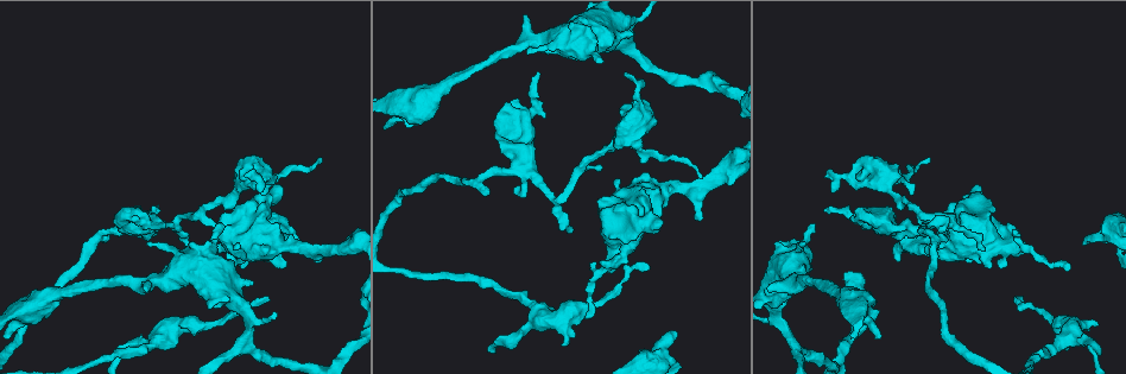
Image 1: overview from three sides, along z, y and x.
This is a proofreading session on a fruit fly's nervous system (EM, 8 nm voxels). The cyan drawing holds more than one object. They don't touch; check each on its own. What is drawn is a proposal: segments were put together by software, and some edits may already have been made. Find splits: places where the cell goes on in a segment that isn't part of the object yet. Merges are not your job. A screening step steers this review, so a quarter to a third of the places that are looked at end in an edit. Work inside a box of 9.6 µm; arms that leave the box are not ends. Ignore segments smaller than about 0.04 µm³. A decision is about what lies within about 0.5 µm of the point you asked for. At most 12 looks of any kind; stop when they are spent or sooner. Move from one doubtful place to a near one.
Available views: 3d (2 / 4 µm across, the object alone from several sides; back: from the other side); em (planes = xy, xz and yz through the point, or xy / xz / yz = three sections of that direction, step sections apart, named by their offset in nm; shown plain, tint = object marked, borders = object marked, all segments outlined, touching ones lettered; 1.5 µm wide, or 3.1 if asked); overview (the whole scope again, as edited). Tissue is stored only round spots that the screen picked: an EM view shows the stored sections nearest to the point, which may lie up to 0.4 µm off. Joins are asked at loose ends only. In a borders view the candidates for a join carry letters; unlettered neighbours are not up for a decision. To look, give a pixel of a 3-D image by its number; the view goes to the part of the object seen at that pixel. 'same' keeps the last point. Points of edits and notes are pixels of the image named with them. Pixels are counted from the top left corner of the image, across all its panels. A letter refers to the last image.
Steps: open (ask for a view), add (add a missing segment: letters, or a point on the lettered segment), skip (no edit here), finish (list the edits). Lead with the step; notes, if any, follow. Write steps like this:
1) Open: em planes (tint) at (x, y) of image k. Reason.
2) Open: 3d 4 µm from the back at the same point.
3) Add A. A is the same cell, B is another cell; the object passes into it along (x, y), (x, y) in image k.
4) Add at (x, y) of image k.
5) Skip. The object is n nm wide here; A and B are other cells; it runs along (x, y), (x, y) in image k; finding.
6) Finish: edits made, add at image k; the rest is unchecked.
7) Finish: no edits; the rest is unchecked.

Open: em planes (tint) at (674, 333) of image 1. Branch stops here.

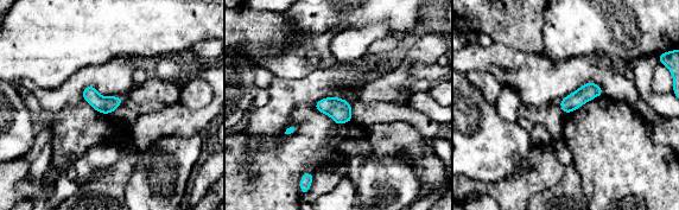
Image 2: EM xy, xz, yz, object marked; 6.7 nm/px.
Open: em planes (borders) at the same point. See the neighbours.

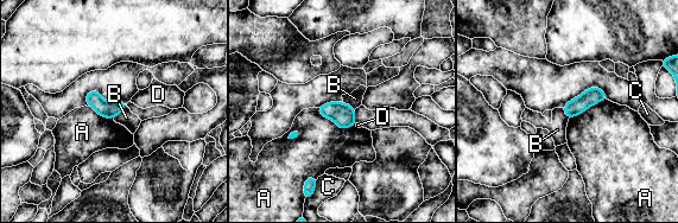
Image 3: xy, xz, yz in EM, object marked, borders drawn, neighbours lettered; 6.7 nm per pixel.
Skip. A, B, C and D are other cells; a border runs along (126, 106), (114, 119) in image 3; no lettered segment goes on from it.

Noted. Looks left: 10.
Open: em yz step 4 (borders) at (265, 194) of image 1. Branch stops here.

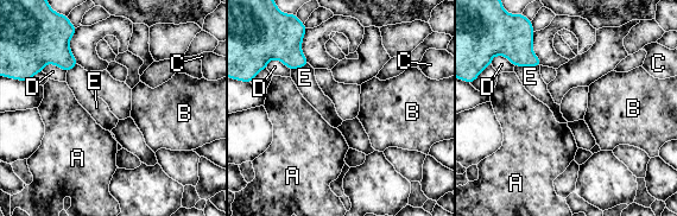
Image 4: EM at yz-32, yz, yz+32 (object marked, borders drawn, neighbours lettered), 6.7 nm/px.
Open: em planes (borders) at the same point. Another direction.

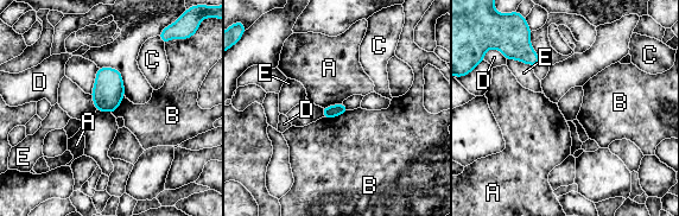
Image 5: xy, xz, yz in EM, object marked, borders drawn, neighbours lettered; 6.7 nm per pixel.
Skip. A, B, C, D and E are other cells; no lettered segment goes on from it.

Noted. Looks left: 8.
Open: em planes (borders) at (497, 136) of image 1. Branch stops here.

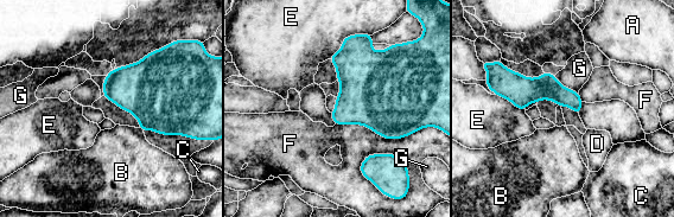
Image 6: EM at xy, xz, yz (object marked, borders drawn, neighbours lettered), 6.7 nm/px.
Skip. A, B, C, D, E, F and G are other cells; it runs along (495, 83), (552, 89), (578, 107) in image 6; none of them fits.

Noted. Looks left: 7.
Open: em planes (tint) at (985, 248) of image 1. Thin end.

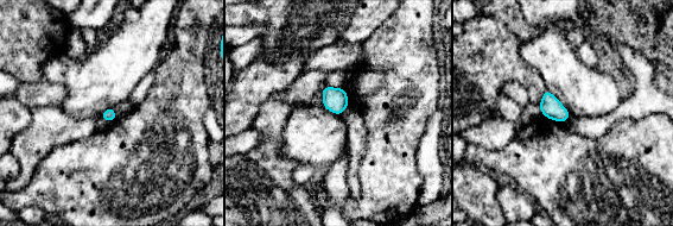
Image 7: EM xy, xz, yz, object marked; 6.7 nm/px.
Open: em planes (borders) at the same point.

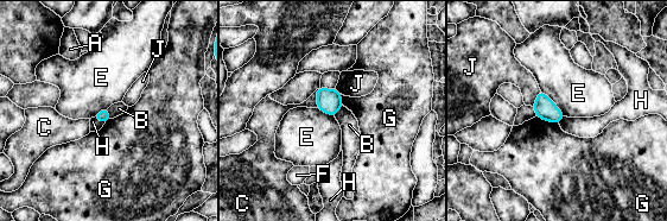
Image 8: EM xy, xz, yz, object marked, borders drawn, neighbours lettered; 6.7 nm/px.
Skip. The longest contact is with E, 240 nm; A, B, C, E, F, G, H and J are other cells; none of them fits.

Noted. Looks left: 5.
Open: 3d 2 µm at (564, 342) of image 1. Branch stops here.

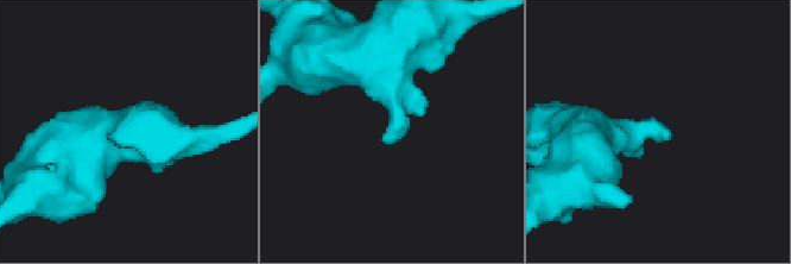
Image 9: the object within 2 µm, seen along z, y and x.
Open: em planes (borders) at (665, 137) of image 9. Shape alone is not enough.

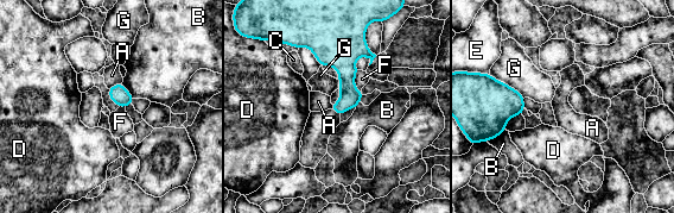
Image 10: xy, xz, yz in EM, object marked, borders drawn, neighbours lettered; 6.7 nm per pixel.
Skip. A, B, C, D, E, F and G are other cells; a border runs along (122, 82), (122, 86), (134, 98) in image 10; no lettered segment goes on from it.

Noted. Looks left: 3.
Finish: no edits; the rest is unchecked.

